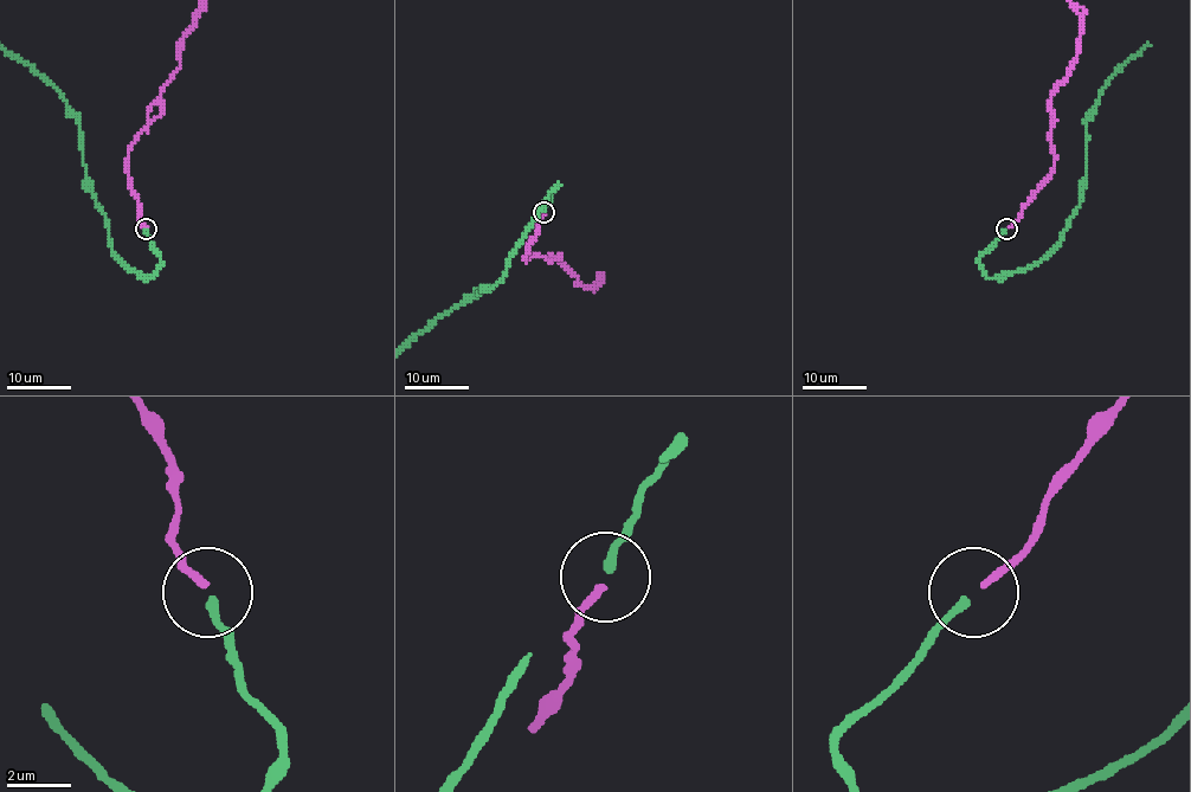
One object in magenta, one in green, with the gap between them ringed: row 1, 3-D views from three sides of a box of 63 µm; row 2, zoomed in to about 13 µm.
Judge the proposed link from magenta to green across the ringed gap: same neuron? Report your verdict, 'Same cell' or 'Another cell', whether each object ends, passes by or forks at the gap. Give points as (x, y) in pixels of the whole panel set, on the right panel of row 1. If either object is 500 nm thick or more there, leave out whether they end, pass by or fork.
Same cell. At the ring magenta ends. At the ring green ends

